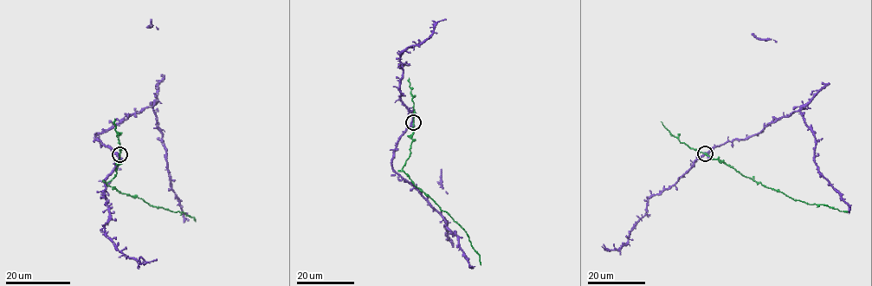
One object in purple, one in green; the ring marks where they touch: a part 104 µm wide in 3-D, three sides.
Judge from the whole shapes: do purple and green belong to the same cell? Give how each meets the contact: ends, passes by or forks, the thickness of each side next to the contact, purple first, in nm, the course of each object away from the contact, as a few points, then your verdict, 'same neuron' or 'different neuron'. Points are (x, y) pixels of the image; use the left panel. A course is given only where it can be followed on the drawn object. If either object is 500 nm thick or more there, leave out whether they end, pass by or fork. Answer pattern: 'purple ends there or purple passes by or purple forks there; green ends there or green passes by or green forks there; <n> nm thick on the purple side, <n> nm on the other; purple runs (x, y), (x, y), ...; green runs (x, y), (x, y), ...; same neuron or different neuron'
purple passes by; green passes by; 340 nm thick on the purple side, 400 nm on the other; purple runs (119, 154), (95, 137), (121, 120), (151, 107), (165, 151), (171, 186), (184, 217), (189, 220); green runs (119, 154), (116, 174), (107, 184), (119, 192), (136, 196), (151, 205), (183, 211), (196, 221); same neuron

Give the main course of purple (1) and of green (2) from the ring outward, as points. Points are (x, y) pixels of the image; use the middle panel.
1: (413, 122), (397, 143), (391, 166), (445, 220), (450, 231), (456, 234), (458, 245), (468, 264), (474, 266)
2: (413, 122), (410, 155), (403, 171), (466, 231), (472, 248), (479, 256), (481, 265)

